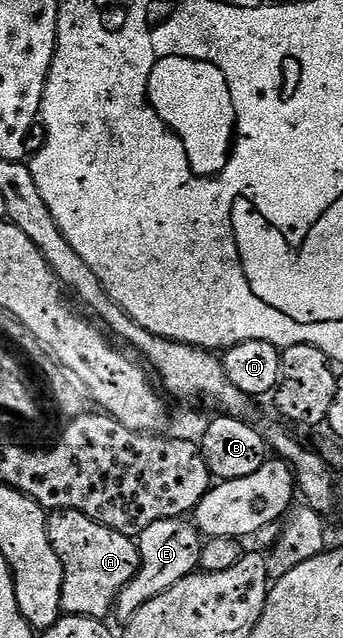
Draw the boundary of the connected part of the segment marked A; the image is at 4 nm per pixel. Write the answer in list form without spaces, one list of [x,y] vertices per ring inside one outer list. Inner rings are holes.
[[[77,510],[50,513],[47,518],[47,533],[63,567],[63,612],[69,616],[84,616],[94,620],[110,617],[115,599],[139,572],[138,543],[125,534],[117,534],[117,530],[109,530],[109,526],[93,522],[93,518]]]

